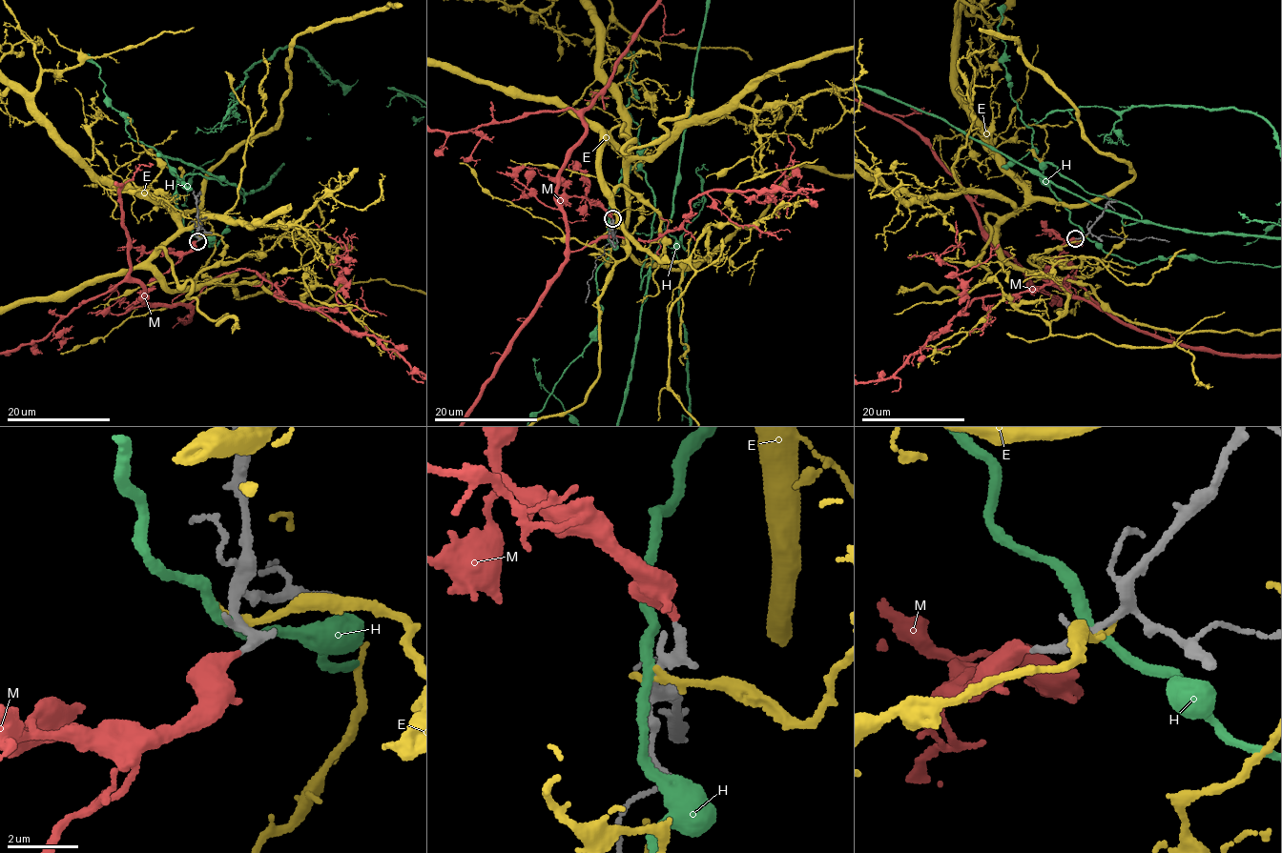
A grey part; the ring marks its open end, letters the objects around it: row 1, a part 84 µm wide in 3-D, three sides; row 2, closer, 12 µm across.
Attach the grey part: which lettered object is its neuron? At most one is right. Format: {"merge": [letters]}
{"merge": ["M"]}

